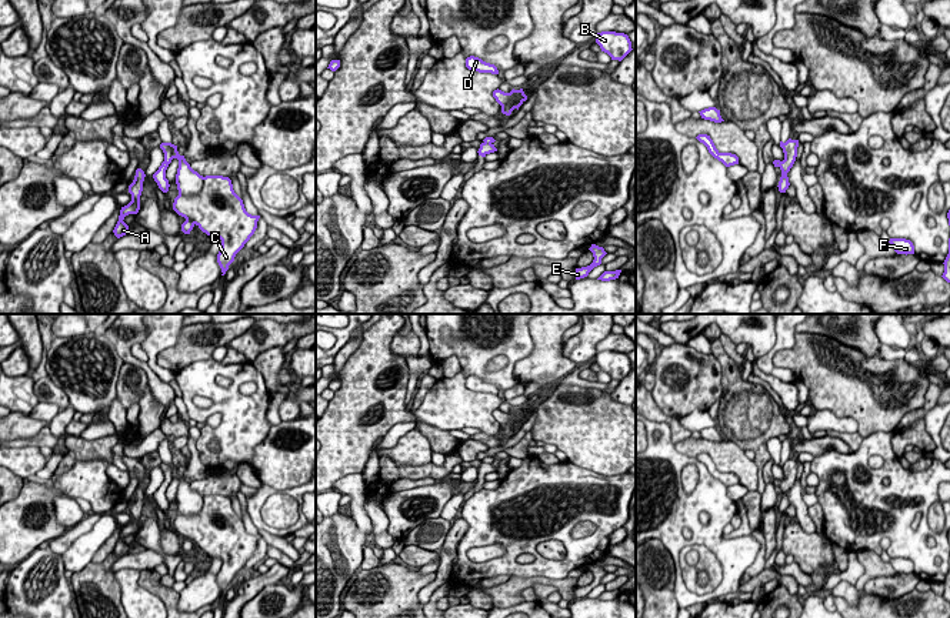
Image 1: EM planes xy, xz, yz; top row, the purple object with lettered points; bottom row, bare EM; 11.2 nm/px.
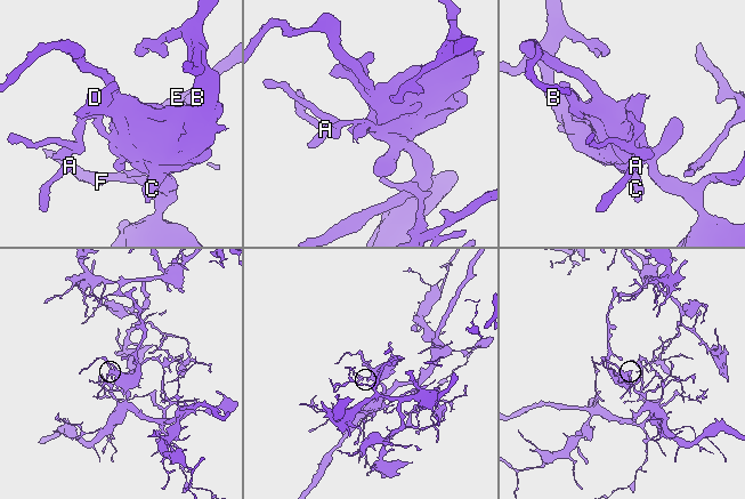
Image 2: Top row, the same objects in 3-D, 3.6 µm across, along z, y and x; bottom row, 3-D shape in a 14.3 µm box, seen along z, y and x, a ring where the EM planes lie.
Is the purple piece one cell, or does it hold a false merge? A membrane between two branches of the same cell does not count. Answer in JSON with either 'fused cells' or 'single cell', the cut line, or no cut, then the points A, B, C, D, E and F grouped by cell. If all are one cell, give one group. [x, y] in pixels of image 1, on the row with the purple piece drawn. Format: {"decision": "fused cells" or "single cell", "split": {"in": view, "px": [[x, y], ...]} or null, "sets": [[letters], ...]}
{"decision": "fused cells", "split": {"in": "xy", "px": [[203, 177], [203, 186], [196, 193], [179, 194]]}, "sets": [["A", "E", "F"], ["B", "C", "D"]]}

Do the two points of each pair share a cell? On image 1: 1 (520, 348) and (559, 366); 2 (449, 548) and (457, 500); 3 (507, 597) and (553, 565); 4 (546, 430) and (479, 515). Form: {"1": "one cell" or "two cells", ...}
{"1": "two cells", "2": "two cells", "3": "two cells", "4": "two cells"}

